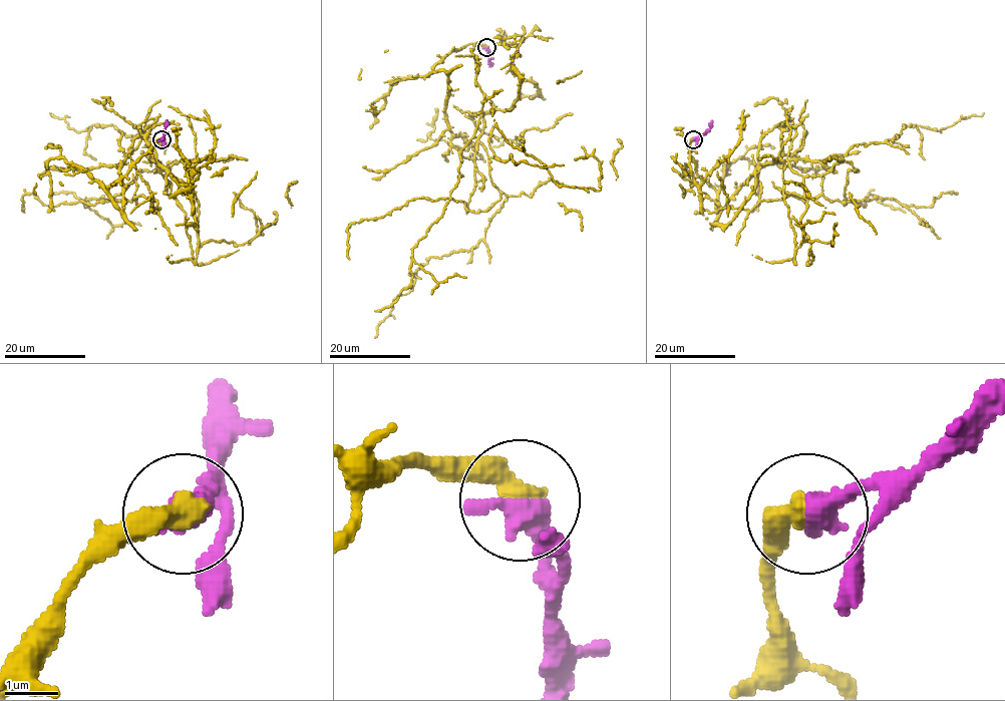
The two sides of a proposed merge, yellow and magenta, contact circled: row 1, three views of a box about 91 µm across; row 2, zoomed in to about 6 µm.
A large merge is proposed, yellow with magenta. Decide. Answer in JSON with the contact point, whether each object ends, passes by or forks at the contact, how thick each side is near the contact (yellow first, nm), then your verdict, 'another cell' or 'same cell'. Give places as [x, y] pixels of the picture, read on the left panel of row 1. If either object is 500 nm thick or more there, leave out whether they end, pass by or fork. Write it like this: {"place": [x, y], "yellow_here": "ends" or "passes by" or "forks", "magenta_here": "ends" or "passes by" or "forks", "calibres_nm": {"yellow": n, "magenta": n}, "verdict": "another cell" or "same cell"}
{"place": [161, 139], "calibres_nm": {"yellow": 480, "magenta": 550}, "verdict": "same cell"}

